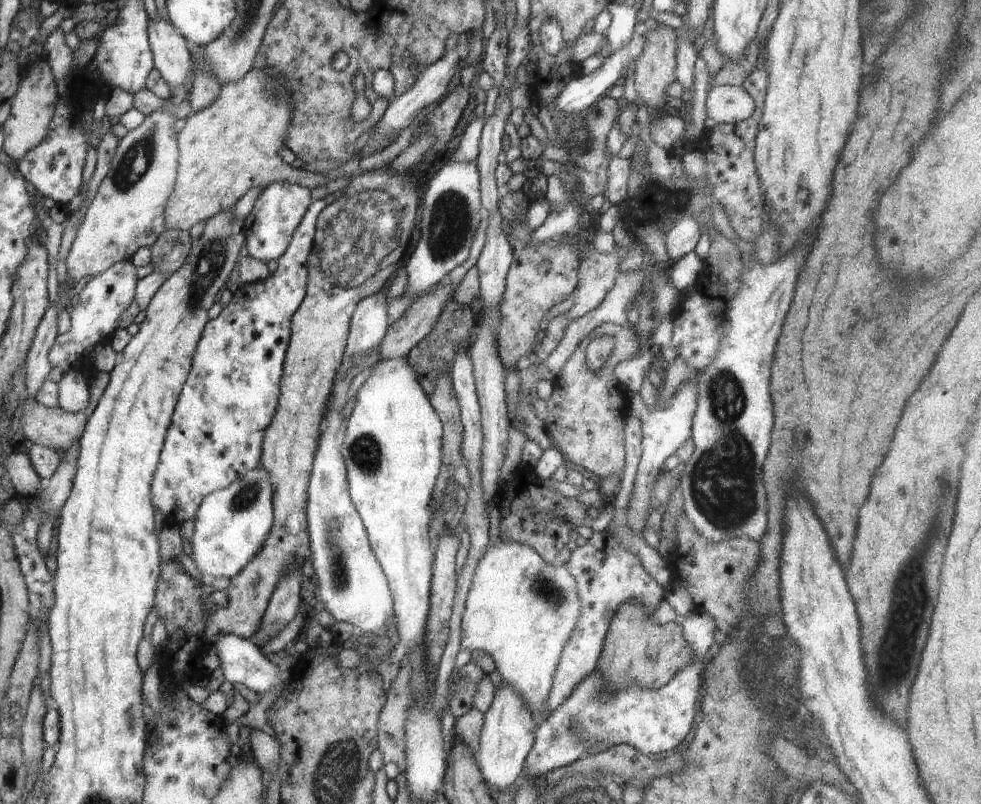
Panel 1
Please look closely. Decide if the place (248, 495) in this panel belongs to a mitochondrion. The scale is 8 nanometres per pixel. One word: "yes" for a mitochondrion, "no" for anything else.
yes

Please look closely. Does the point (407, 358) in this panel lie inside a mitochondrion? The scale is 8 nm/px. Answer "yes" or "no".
no

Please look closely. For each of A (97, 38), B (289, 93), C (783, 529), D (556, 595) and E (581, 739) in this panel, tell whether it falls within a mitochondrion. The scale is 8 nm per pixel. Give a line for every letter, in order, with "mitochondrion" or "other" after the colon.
A: other
B: other
C: other
D: mitochondrion
E: mitochondrion

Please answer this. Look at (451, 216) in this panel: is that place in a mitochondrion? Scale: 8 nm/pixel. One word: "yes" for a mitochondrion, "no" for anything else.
yes

